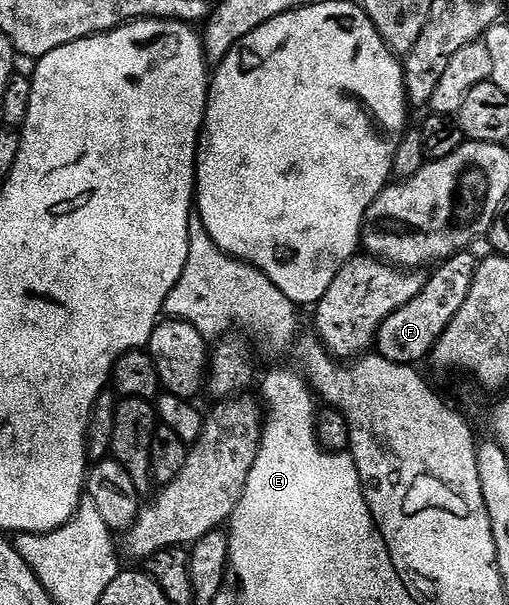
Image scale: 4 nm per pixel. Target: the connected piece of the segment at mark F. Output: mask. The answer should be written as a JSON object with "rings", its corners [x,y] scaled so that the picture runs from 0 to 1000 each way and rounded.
{"rings":[[[925,417],[894,420],[878,431],[861,435],[851,446],[855,455],[849,451],[841,458],[839,468],[831,471],[831,481],[811,496],[804,496],[804,502],[796,502],[796,509],[780,509],[780,516],[772,516],[772,522],[764,522],[749,536],[735,569],[741,583],[756,595],[772,595],[780,602],[796,602],[798,605],[823,602],[829,592],[837,593],[862,565],[874,542],[882,542],[890,522],[898,522],[898,516],[906,516],[906,502],[914,502],[914,489],[921,489],[921,476],[929,469],[935,438],[937,426],[931,426]]]}

